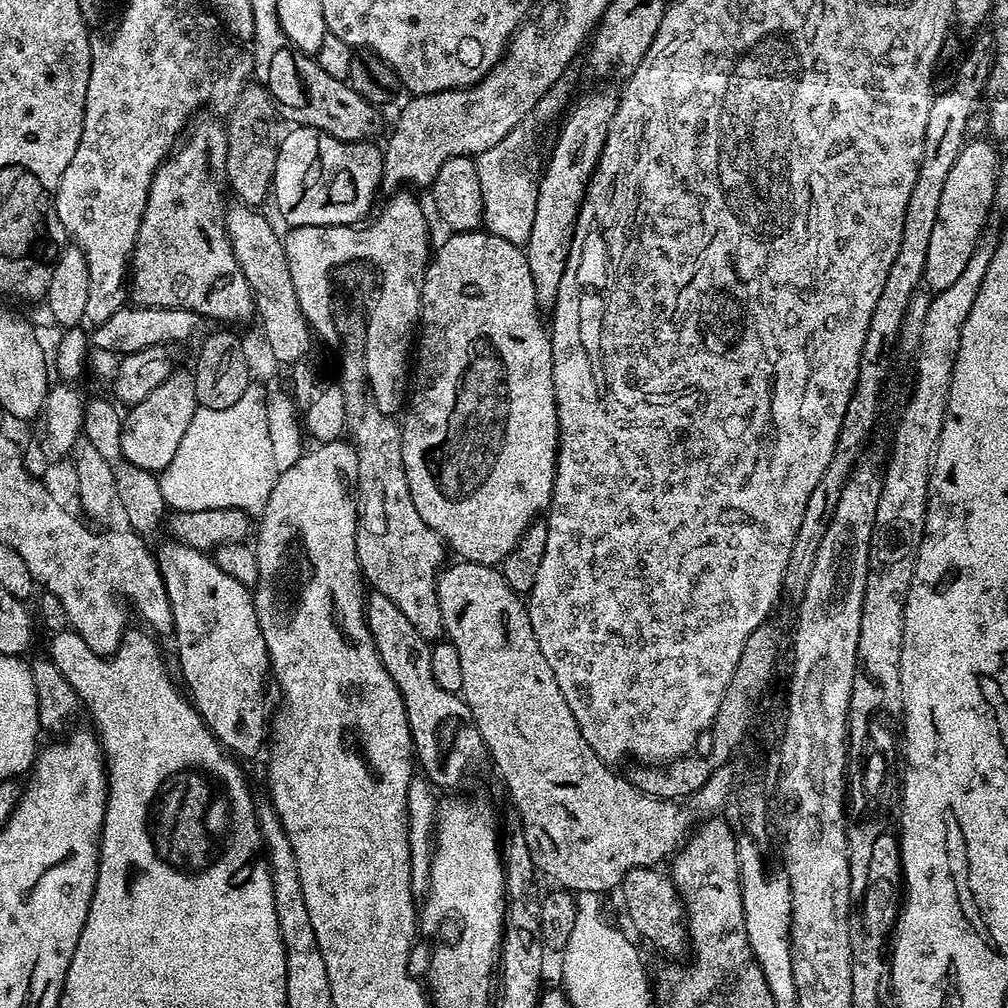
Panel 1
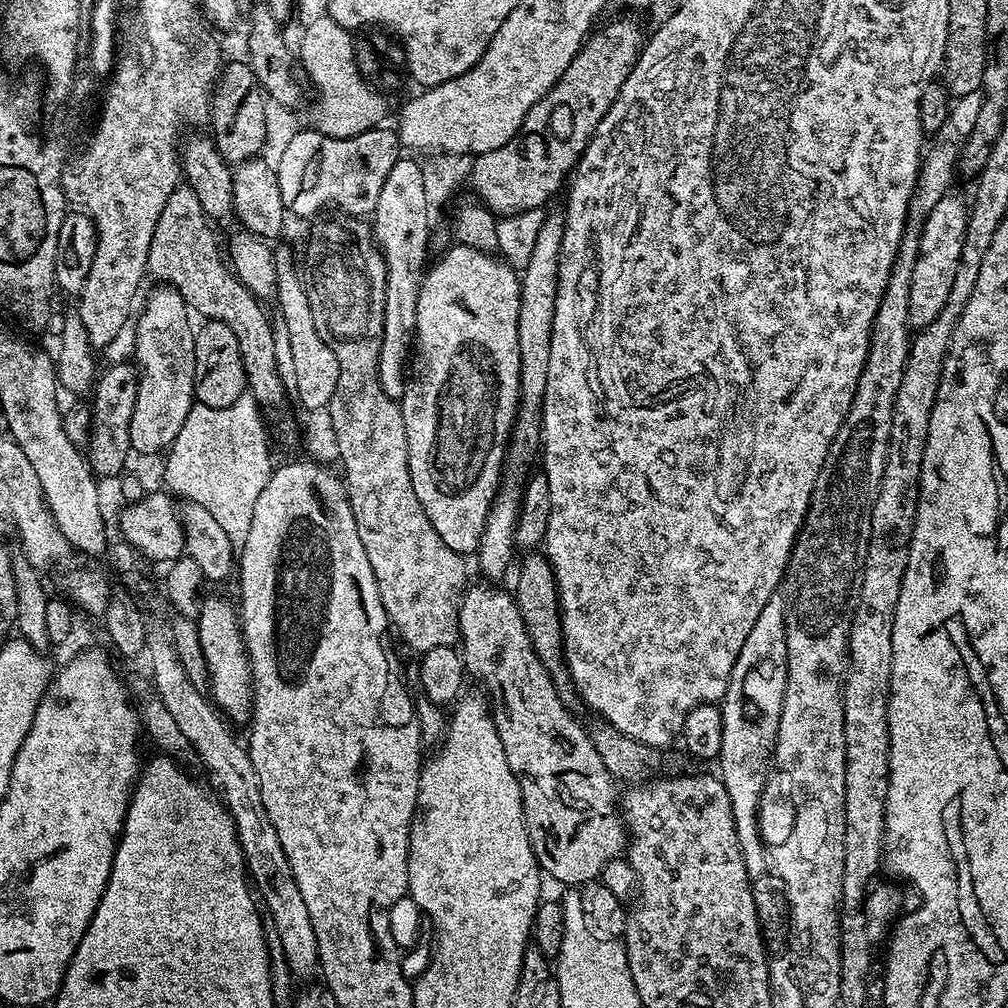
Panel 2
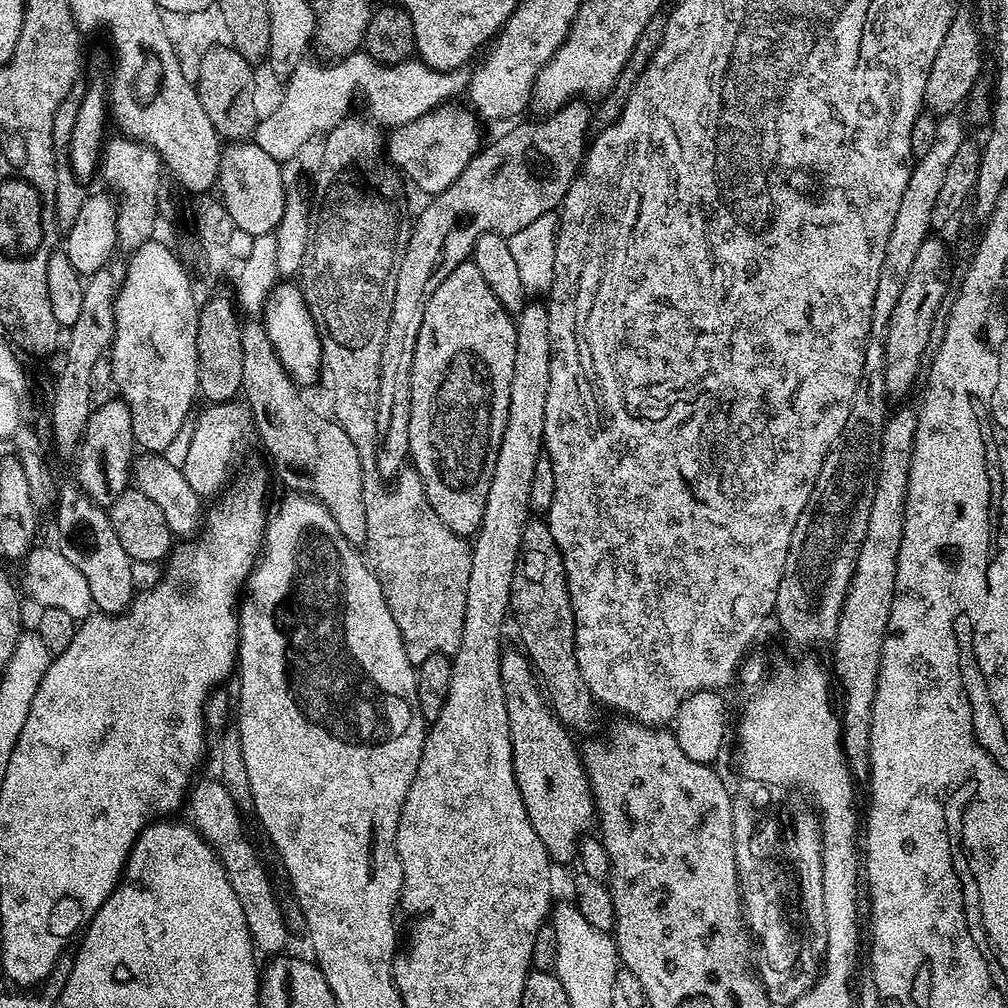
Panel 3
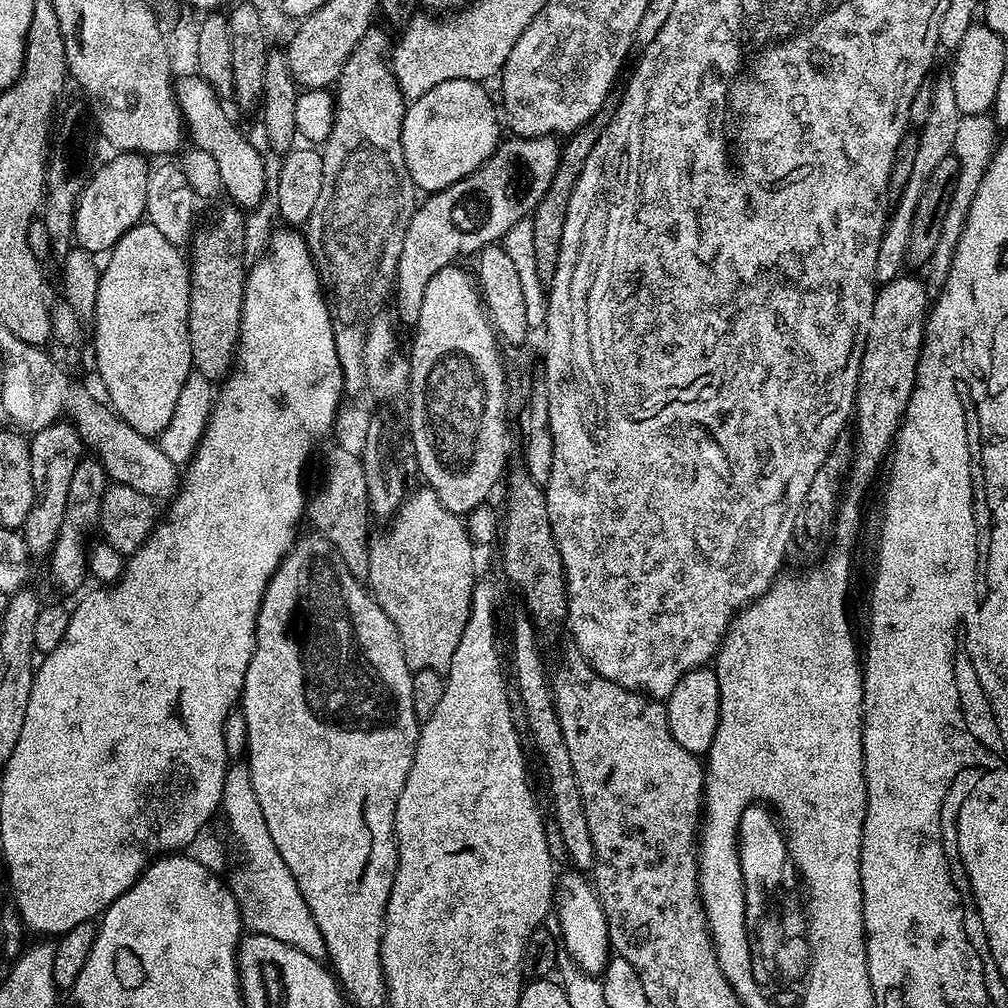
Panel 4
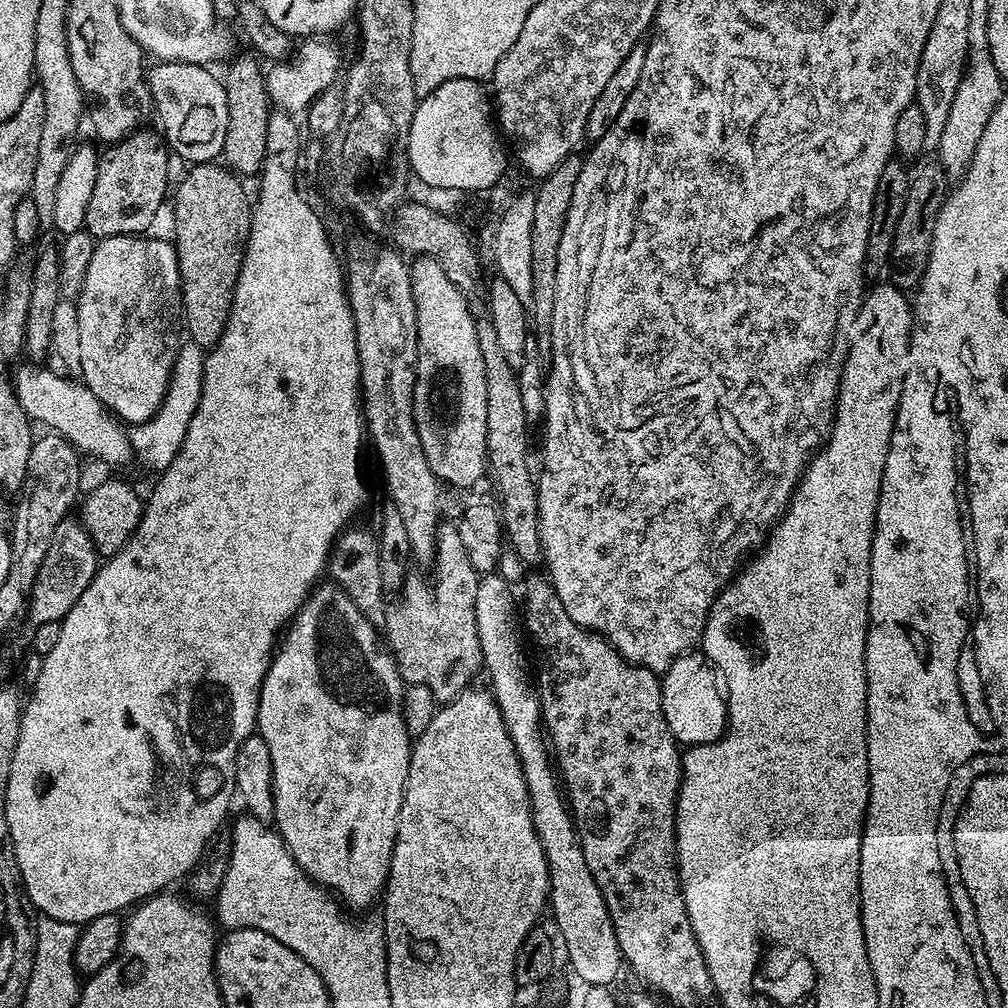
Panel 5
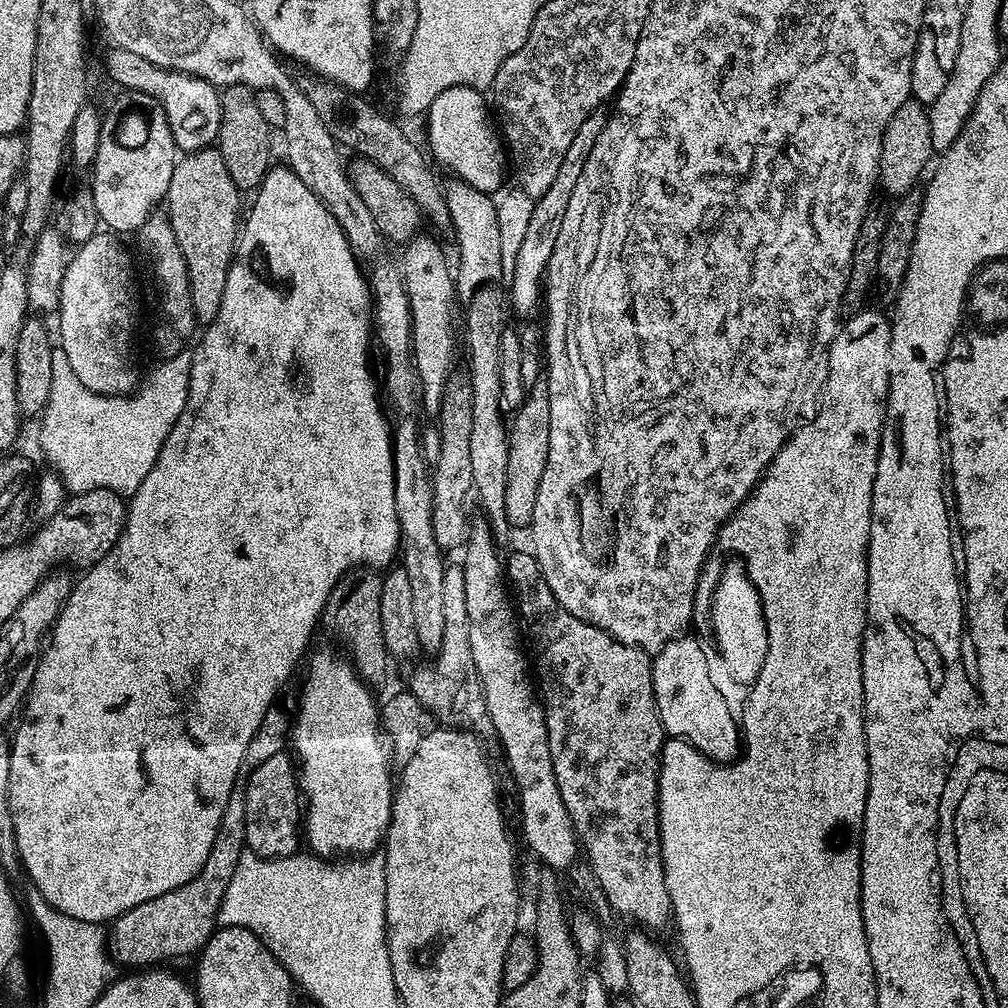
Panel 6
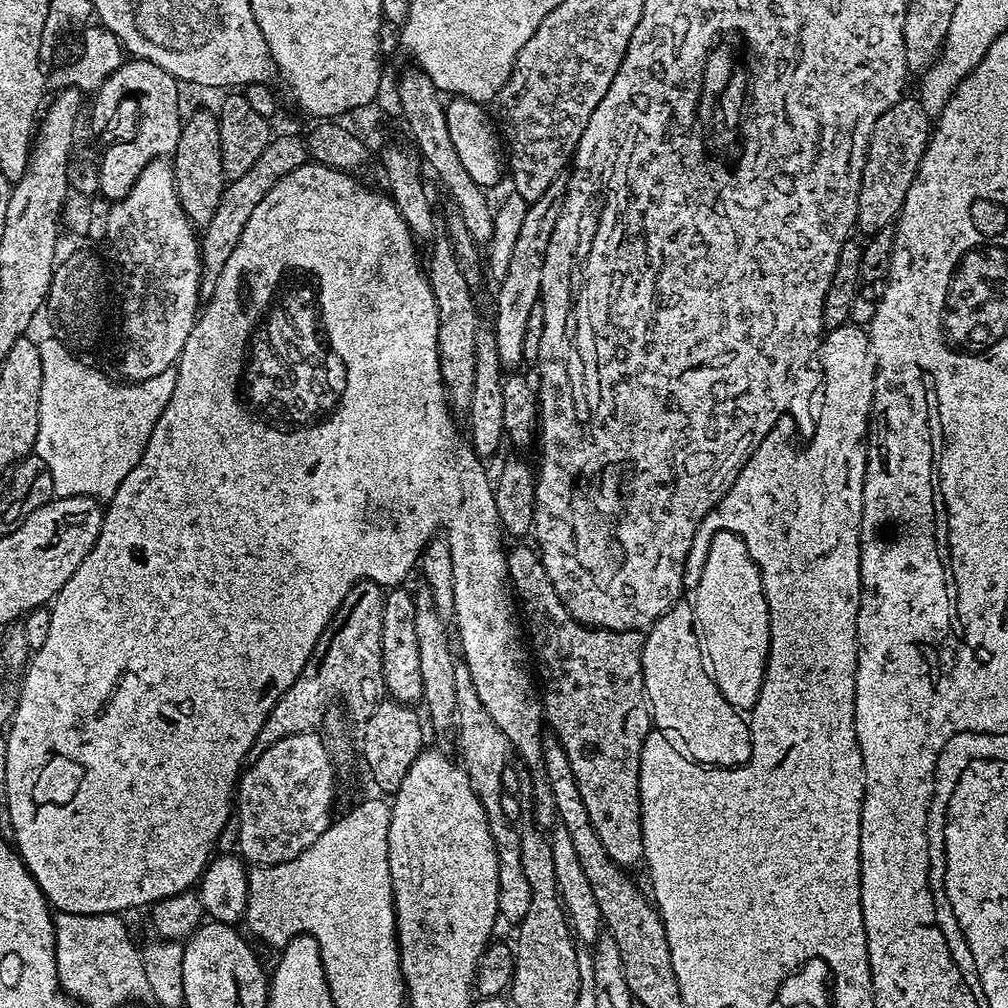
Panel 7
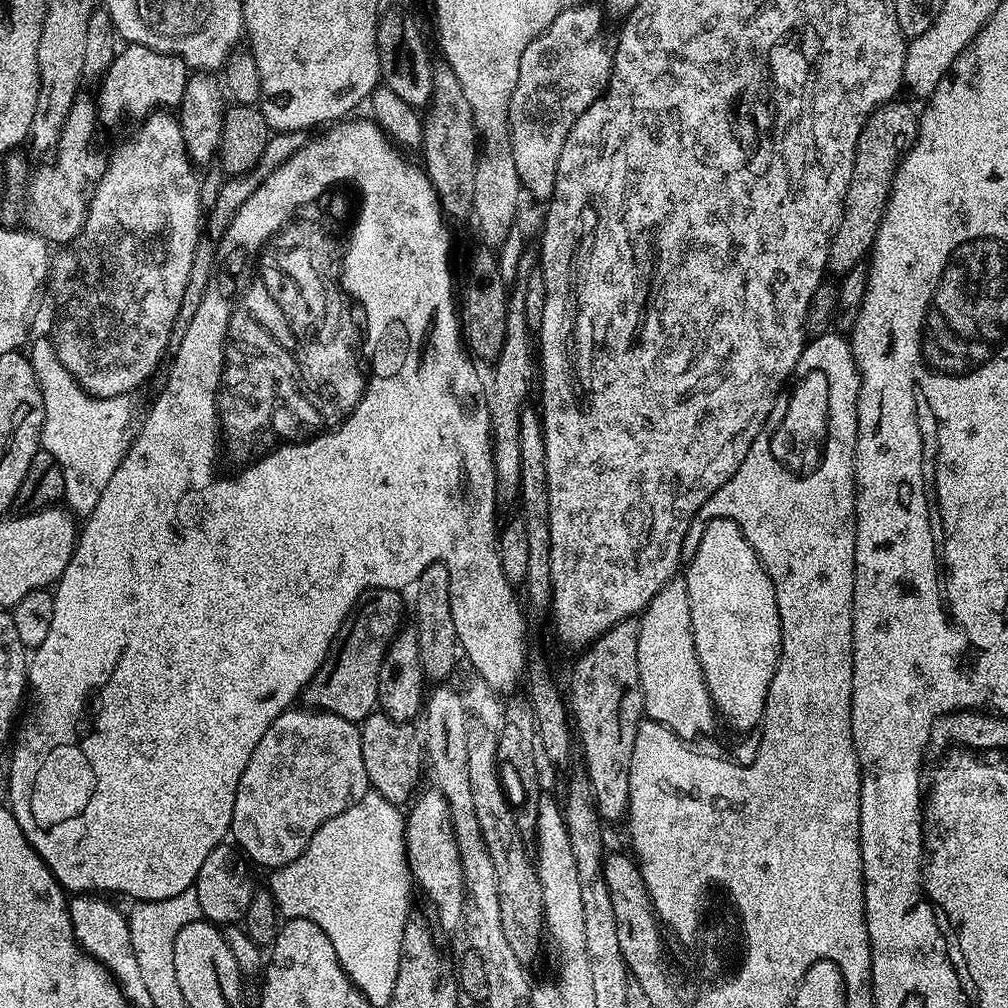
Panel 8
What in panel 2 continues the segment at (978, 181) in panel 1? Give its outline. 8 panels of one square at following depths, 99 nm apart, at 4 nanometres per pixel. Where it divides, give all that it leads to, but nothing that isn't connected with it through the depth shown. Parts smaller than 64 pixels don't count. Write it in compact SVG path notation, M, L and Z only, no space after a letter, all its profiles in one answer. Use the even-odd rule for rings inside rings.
M949 194L934 206L930 218L924 222L918 258L914 262L914 274L910 282L910 324L923 330L942 314L946 298L950 298L950 286L954 286L954 273L958 270L958 258L962 258L962 242L968 225L969 205L957 194Z

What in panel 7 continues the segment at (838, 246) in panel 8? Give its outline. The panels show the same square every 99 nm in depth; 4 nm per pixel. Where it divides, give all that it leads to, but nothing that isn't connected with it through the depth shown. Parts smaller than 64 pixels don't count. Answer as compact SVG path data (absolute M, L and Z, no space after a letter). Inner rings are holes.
M901 98L897 104L890 106L890 110L880 115L872 128L872 137L868 143L868 153L860 179L856 215L856 228L864 231L865 237L881 232L899 216L906 202L906 190L910 190L918 174L918 166L922 162L924 151L928 149L928 111L920 105L919 99L908 99Z

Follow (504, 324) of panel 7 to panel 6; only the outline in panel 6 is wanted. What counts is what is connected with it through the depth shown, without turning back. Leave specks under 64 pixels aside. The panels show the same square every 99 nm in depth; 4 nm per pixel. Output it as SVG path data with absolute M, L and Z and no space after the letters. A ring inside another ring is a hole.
M604 106L594 109L586 118L586 122L578 126L578 134L574 134L566 150L566 158L562 158L562 166L558 166L558 175L554 178L550 190L546 190L546 194L535 197L533 214L527 225L526 235L523 236L522 246L518 249L517 261L510 275L510 283L506 288L511 311L513 308L520 316L534 311L536 304L538 308L541 303L542 285L545 283L544 271L552 264L554 242L558 242L558 230L562 226L562 218L566 218L568 207L572 205L570 194L574 194L574 186L578 186L578 178L582 178L582 166L586 166L586 158L590 150L594 150L594 142L598 142L602 130L608 124L610 112L606 109L607 107Z

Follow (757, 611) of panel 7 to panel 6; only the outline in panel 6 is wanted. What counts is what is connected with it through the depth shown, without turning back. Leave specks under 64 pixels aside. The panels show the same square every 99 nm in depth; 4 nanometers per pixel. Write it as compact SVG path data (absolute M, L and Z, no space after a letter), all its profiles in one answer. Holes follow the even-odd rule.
M732 558L724 568L716 593L712 596L712 632L716 635L716 648L724 659L724 668L736 684L751 686L766 662L768 631L758 590L750 582L748 571L739 559Z

